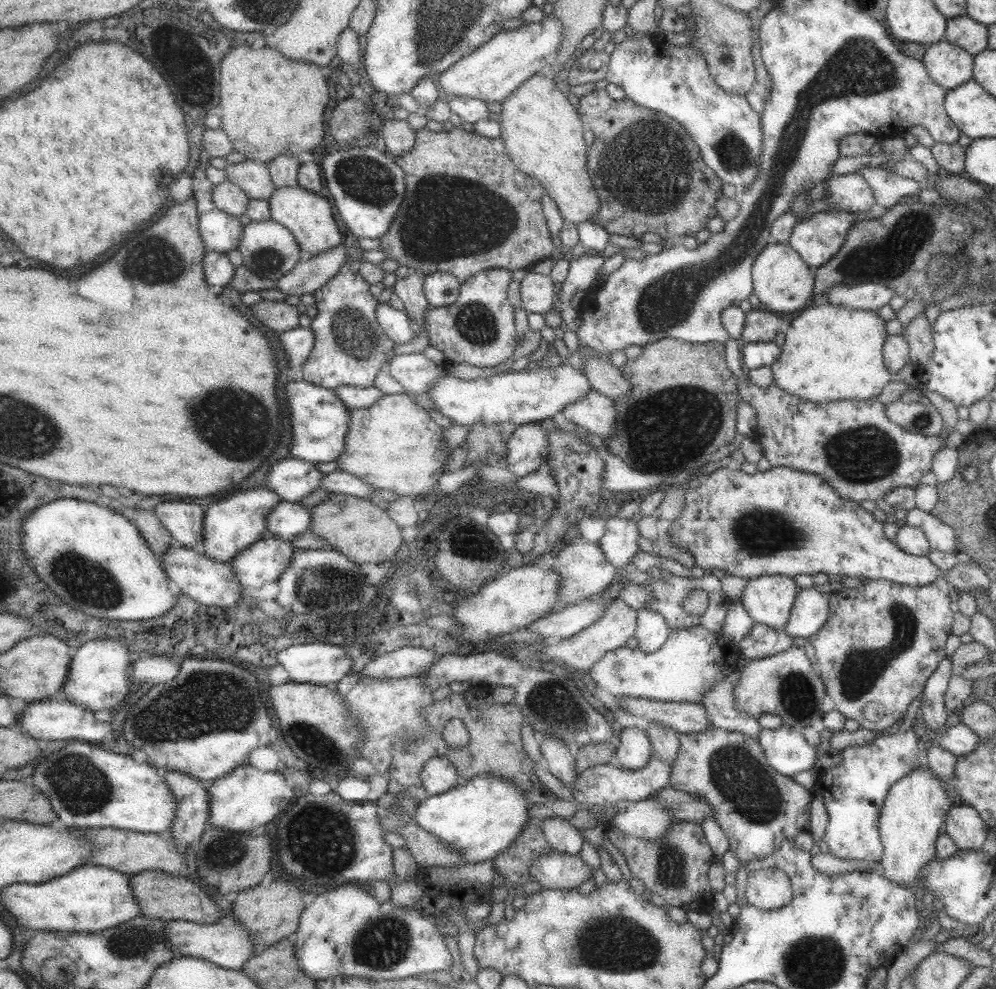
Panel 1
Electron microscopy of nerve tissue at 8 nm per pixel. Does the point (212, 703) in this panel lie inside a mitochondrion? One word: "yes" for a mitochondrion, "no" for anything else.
yes

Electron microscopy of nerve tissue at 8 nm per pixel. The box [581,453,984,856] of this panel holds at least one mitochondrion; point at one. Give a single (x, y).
(735, 772)

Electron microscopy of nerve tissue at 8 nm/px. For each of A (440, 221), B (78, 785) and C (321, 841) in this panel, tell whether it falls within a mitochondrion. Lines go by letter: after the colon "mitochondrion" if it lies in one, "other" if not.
A: mitochondrion
B: mitochondrion
C: mitochondrion

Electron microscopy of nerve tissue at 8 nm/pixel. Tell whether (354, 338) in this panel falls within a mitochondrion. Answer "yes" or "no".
yes

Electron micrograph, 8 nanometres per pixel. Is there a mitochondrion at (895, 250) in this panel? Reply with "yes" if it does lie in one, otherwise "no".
yes

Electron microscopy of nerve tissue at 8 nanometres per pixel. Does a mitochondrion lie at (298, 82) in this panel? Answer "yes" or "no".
no

